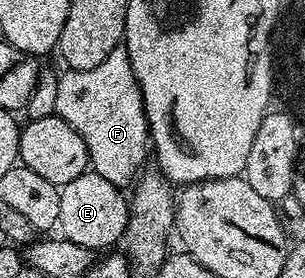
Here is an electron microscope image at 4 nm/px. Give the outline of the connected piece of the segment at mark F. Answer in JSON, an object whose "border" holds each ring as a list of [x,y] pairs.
{"border":[[[126,46],[113,49],[113,53],[94,69],[64,72],[59,75],[55,114],[73,125],[85,141],[89,167],[94,174],[121,189],[130,188],[144,170],[147,155],[149,159],[149,132],[143,94]]]}

